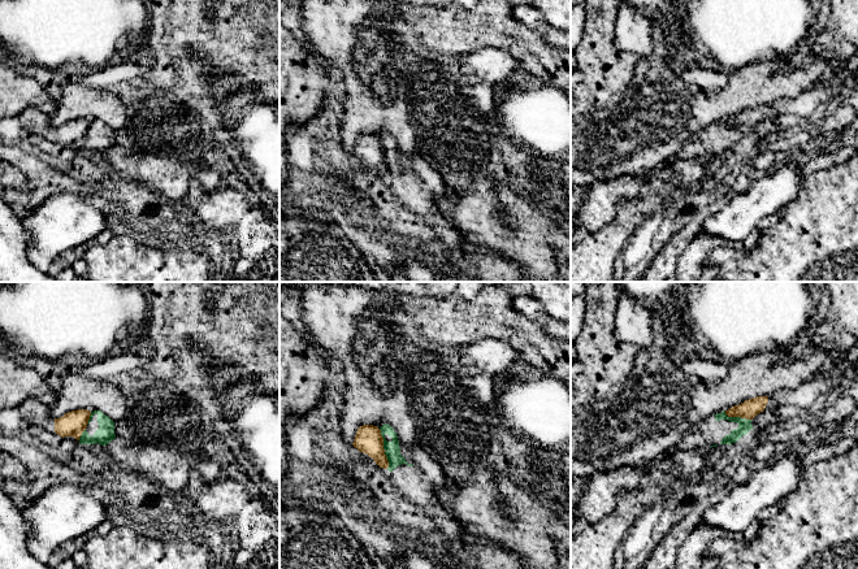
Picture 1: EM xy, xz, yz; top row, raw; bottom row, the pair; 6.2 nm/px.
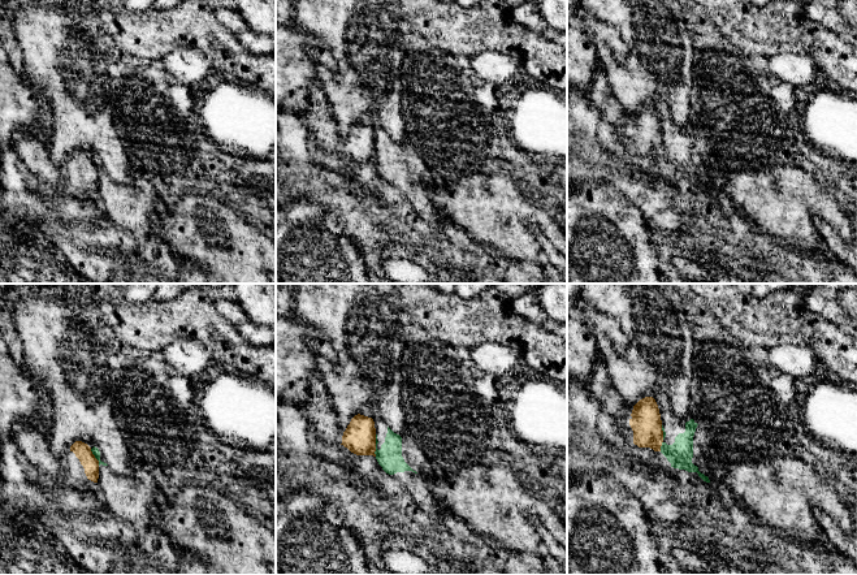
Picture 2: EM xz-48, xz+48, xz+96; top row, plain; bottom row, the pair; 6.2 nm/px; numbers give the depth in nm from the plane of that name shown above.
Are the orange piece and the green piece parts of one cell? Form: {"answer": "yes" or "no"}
{"answer": "no"}

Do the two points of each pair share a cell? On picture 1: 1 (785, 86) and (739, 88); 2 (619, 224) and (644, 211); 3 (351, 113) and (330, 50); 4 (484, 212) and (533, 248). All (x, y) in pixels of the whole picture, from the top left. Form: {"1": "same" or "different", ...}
{"1": "same", "2": "same", "3": "same", "4": "same"}

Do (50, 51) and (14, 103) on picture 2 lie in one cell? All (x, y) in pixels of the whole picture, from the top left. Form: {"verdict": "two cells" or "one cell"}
{"verdict": "two cells"}

